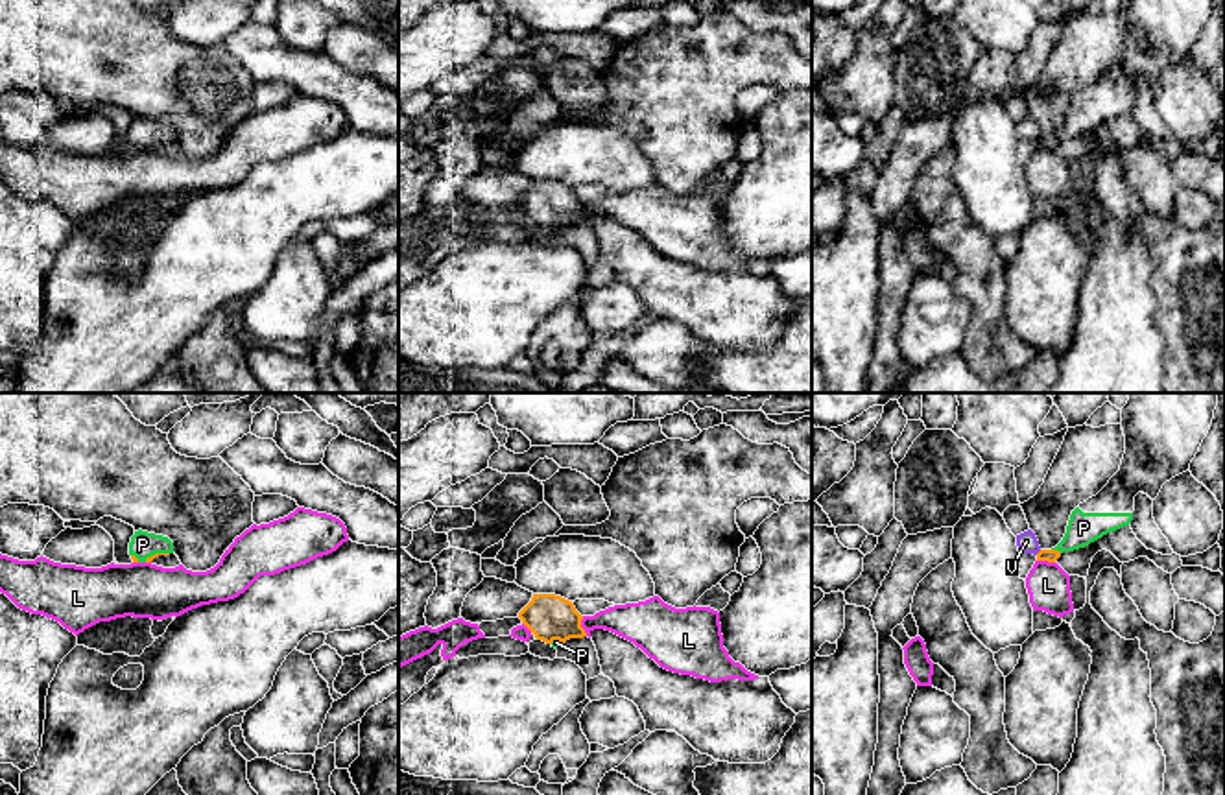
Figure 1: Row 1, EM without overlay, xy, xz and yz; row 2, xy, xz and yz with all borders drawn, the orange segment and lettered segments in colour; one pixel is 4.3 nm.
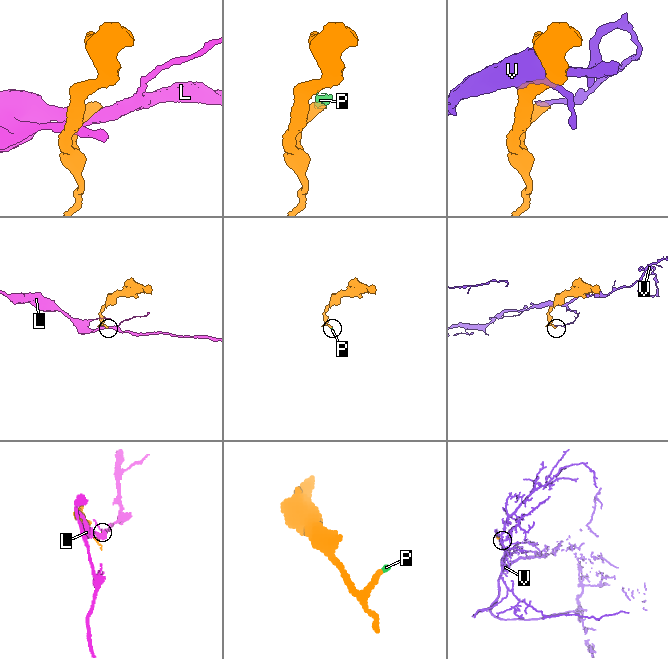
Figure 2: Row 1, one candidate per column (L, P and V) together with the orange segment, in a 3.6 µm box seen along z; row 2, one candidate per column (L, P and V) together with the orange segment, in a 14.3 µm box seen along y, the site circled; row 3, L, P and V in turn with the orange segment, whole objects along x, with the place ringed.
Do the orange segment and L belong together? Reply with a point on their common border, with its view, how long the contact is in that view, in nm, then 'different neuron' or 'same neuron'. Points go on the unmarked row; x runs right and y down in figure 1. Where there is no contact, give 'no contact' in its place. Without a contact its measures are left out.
meets orange in xz at (580, 213); contact 90 nm long; different neuron

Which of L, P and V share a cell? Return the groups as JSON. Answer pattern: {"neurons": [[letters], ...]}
{"neurons": [["L"], ["P"], ["V"]]}

